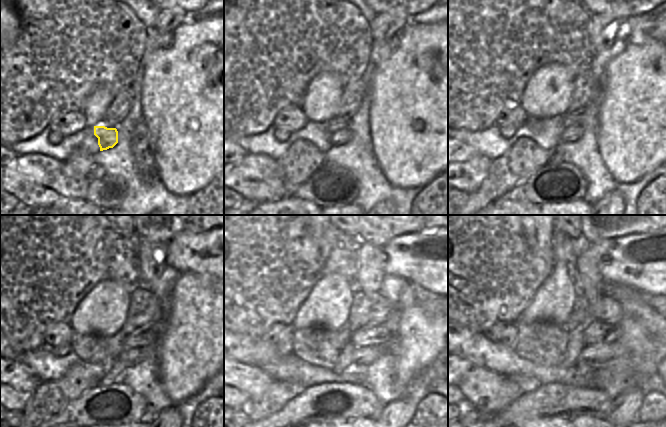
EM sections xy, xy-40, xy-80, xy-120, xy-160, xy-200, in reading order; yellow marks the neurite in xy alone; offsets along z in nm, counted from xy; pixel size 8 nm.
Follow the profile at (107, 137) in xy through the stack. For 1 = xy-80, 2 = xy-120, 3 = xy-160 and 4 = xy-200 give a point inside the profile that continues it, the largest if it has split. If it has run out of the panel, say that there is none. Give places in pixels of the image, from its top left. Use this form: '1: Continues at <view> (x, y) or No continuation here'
1: Continues at xy-80 (573, 133)
2: Continues at xy-120 (129, 358)
3: Continues at xy-160 (366, 355)
4: Continues at xy-200 (597, 355).

